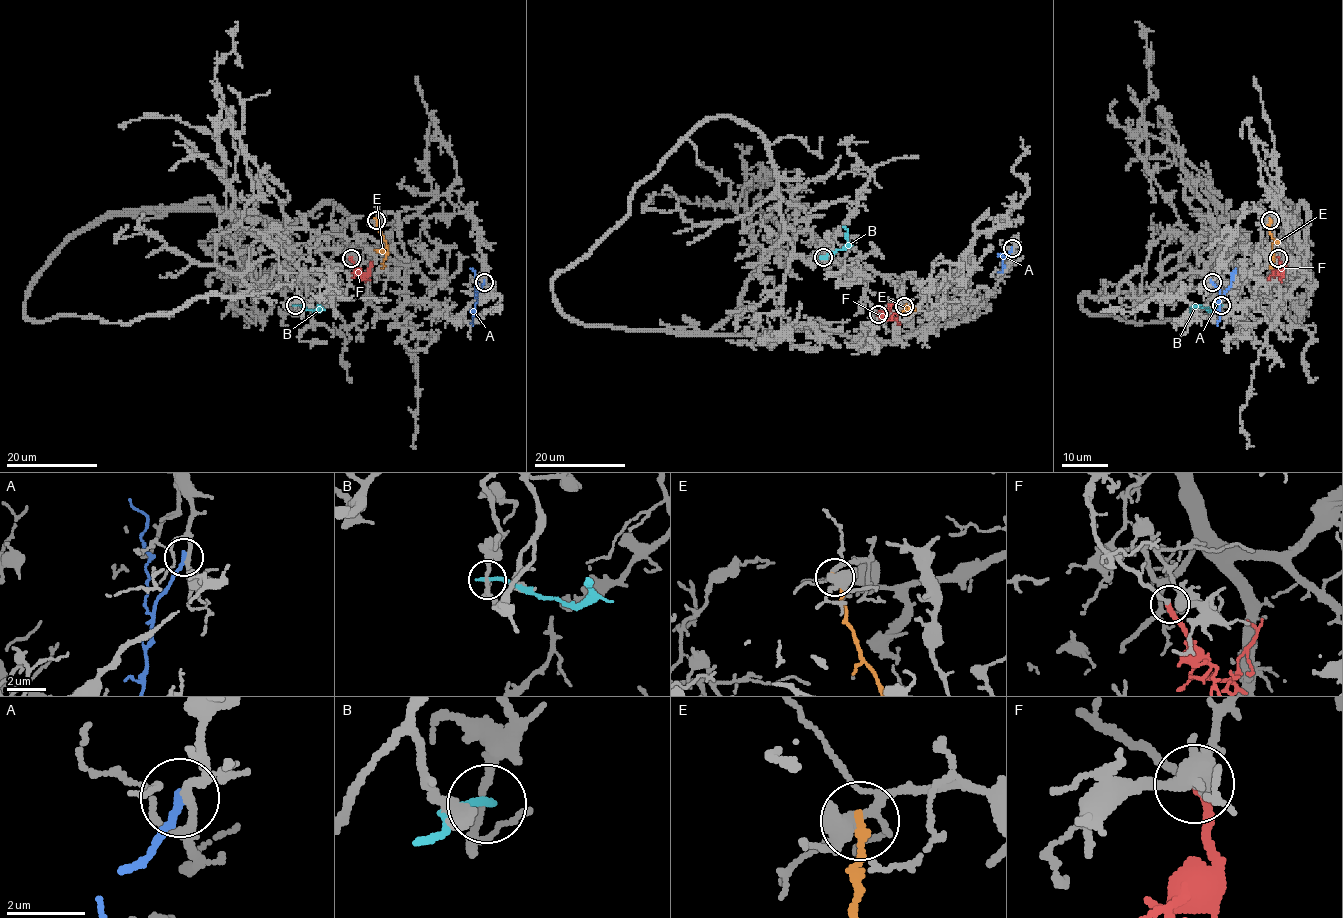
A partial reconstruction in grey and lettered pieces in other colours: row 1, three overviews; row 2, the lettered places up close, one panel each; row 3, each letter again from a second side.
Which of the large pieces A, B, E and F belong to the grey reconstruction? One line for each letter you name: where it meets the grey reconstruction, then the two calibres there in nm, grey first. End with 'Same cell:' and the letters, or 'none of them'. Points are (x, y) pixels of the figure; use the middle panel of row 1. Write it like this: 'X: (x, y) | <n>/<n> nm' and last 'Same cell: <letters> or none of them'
F: (878, 314) | 200/260 nm
Same cell: F

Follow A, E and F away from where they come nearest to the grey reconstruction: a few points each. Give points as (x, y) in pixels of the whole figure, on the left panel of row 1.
A: (484, 282), (475, 295), (475, 273), (471, 269)
E: (376, 220), (387, 248), (382, 269)
F: (351, 257), (355, 272), (362, 276), (373, 261)

